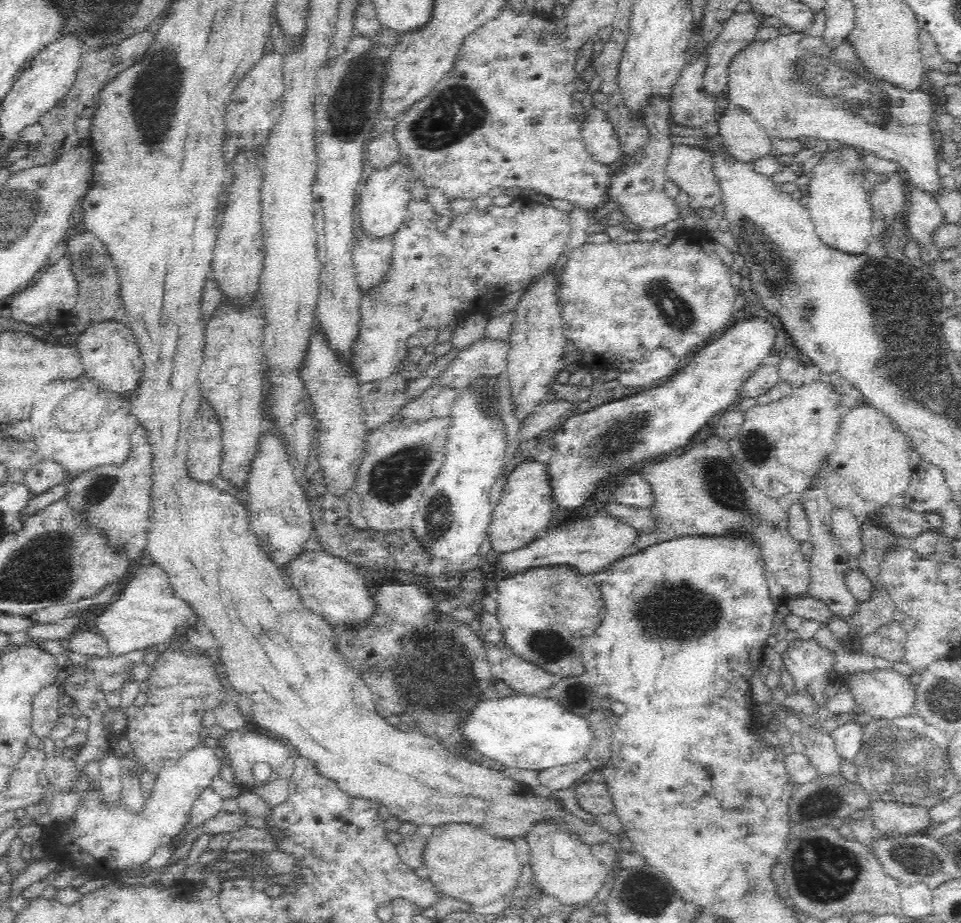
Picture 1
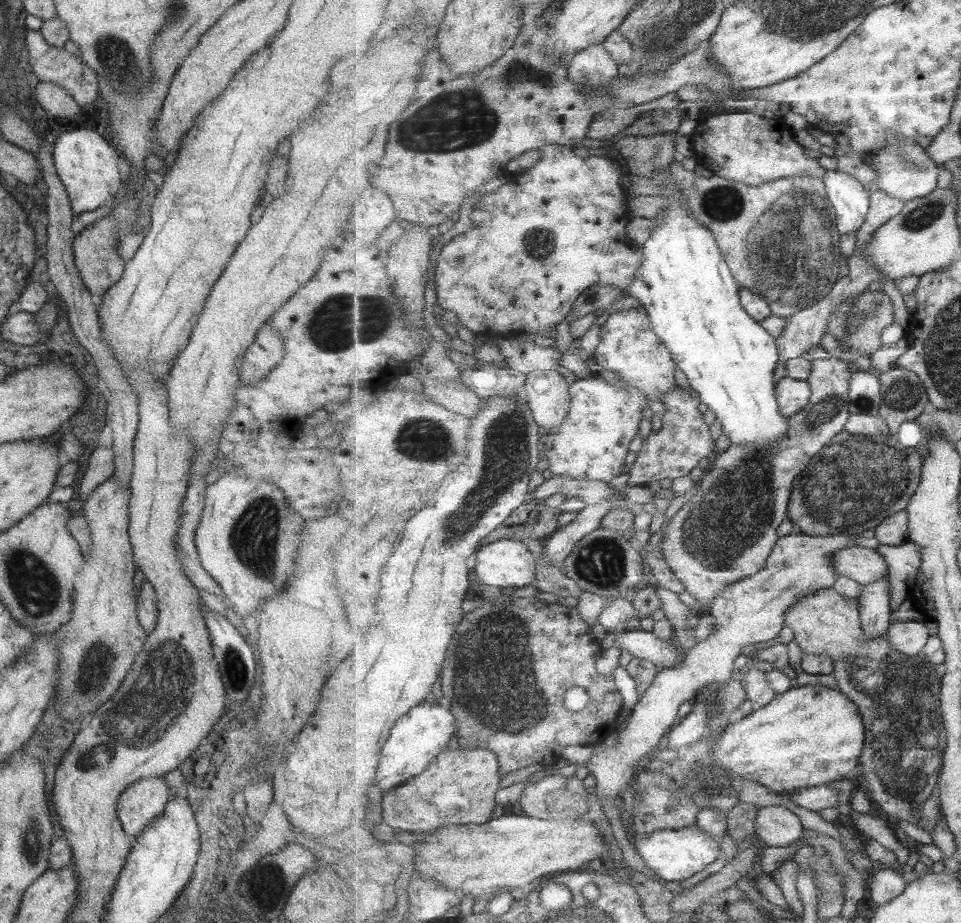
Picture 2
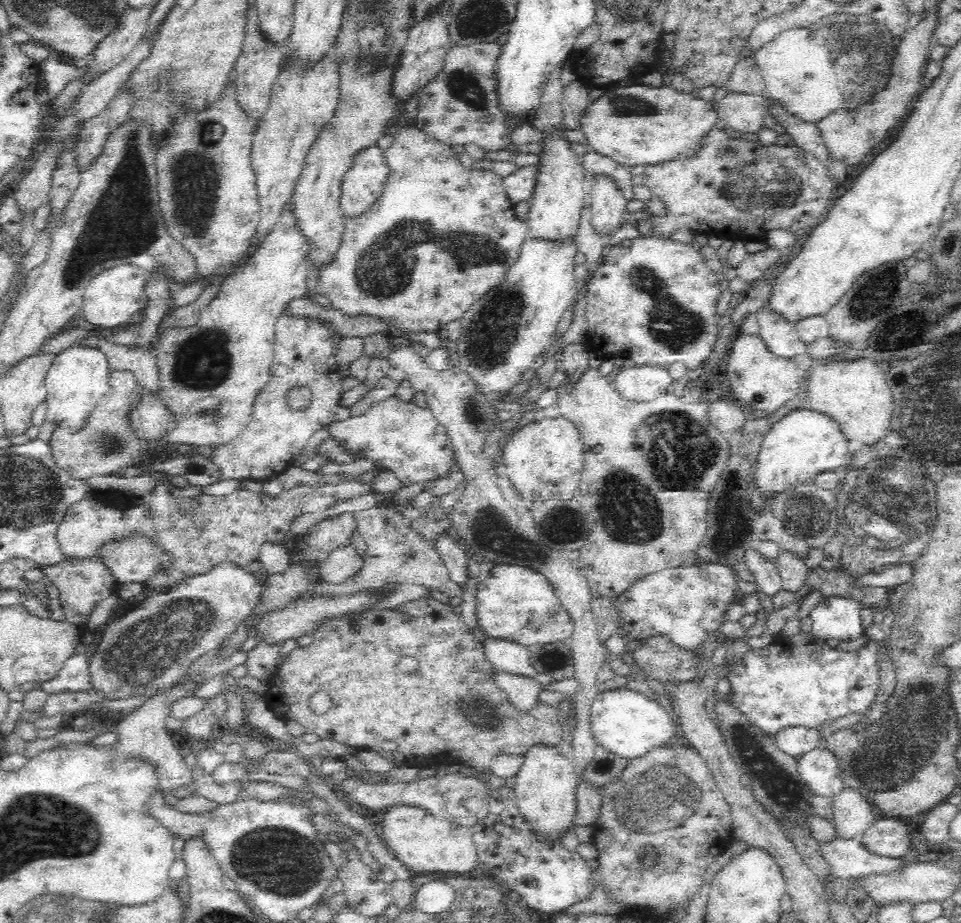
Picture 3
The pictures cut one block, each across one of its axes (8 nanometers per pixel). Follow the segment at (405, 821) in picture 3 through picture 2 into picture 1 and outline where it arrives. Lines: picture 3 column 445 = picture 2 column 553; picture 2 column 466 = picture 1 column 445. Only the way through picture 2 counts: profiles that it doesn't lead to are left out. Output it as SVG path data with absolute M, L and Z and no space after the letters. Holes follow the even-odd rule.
M444 824L434 827L424 852L428 878L443 894L473 906L486 906L512 894L521 868L510 840L484 834L474 824Z

